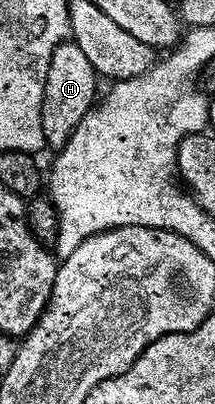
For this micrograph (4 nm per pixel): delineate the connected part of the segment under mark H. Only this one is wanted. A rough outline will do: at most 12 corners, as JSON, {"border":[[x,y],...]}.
{"border":[[73,41],[58,44],[41,97],[43,142],[66,145],[97,102],[97,76]]}

